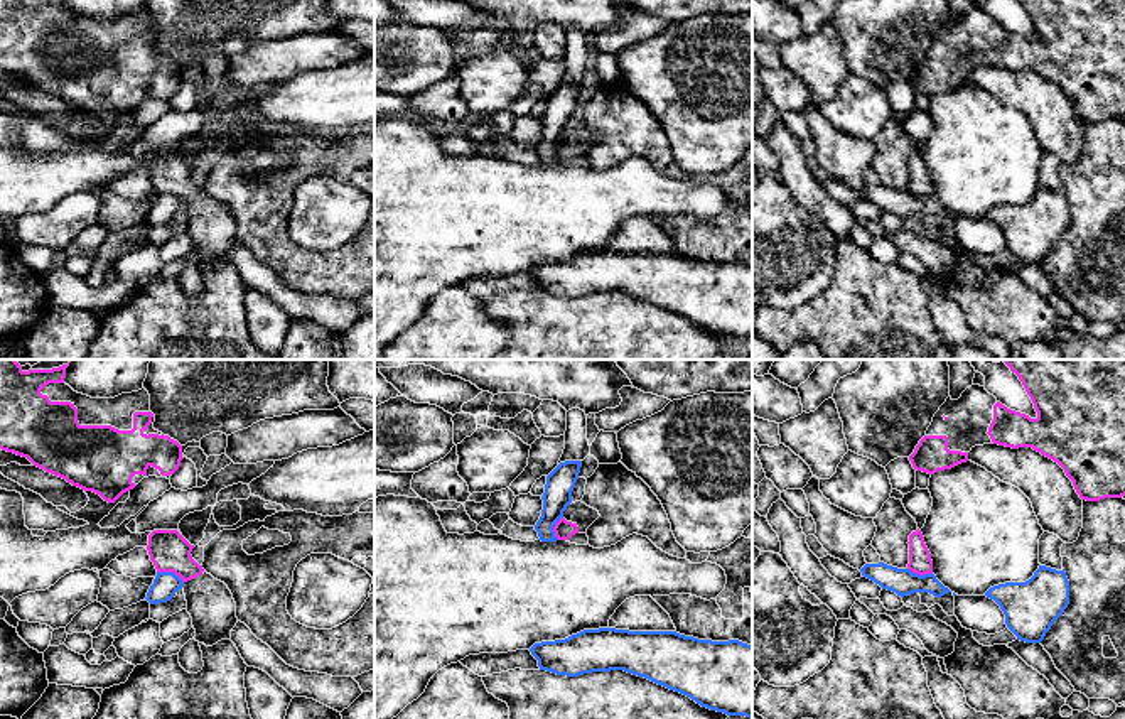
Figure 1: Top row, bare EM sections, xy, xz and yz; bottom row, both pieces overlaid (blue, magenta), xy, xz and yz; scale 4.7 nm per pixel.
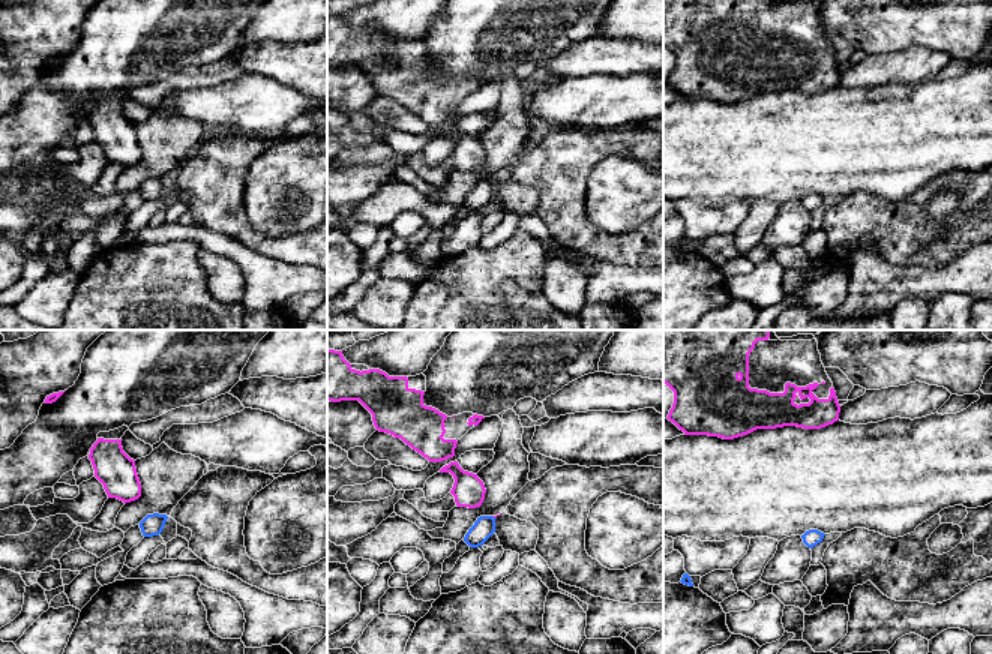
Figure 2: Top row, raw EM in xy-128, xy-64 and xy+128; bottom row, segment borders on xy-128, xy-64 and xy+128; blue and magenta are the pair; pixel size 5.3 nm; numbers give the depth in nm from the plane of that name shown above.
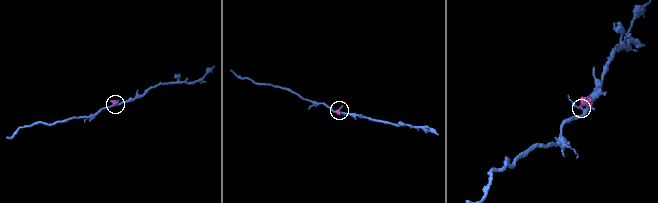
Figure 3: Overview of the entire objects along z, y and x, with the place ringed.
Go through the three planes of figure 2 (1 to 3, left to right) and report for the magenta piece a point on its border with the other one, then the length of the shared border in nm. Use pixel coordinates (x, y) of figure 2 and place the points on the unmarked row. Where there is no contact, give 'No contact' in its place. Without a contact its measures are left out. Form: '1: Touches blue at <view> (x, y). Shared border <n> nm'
1: No contact
2: Touches blue at xy-64 (491, 180). Shared border 30 nm
3: No contact

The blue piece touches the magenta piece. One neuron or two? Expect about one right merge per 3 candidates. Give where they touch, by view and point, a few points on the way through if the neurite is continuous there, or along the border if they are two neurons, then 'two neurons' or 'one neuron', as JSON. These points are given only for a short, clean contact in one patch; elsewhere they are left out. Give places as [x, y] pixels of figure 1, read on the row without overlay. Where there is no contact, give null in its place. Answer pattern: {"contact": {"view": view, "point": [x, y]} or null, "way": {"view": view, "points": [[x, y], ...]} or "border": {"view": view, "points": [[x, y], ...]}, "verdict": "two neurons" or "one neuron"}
{"contact": {"view": "xy", "point": [171, 194]}, "border": {"view": "xy", "points": [[157, 193], [172, 193], [183, 205]]}, "verdict": "two neurons"}

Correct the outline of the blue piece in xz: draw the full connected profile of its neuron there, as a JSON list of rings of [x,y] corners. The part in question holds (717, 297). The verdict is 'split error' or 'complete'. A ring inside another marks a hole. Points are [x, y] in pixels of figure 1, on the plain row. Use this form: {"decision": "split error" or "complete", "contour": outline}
{"decision": "complete", "contour": [[[599,250],[535,265],[530,273],[540,292],[557,297],[624,292],[710,332],[752,339],[752,268],[739,262]]]}

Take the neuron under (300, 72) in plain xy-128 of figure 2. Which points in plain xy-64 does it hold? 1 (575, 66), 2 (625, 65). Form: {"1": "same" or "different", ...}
{"1": "same", "2": "same"}

